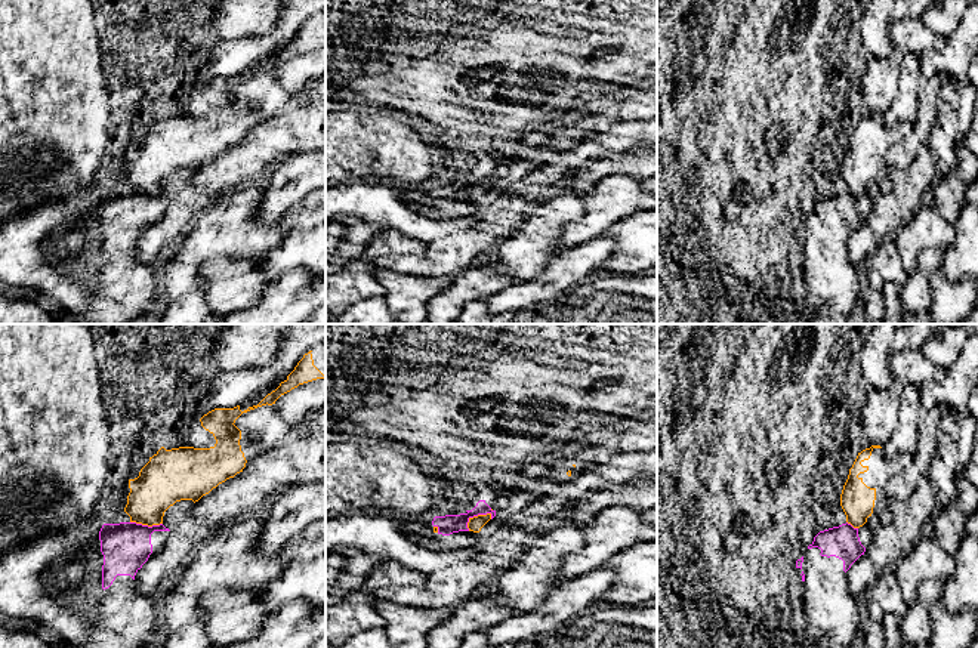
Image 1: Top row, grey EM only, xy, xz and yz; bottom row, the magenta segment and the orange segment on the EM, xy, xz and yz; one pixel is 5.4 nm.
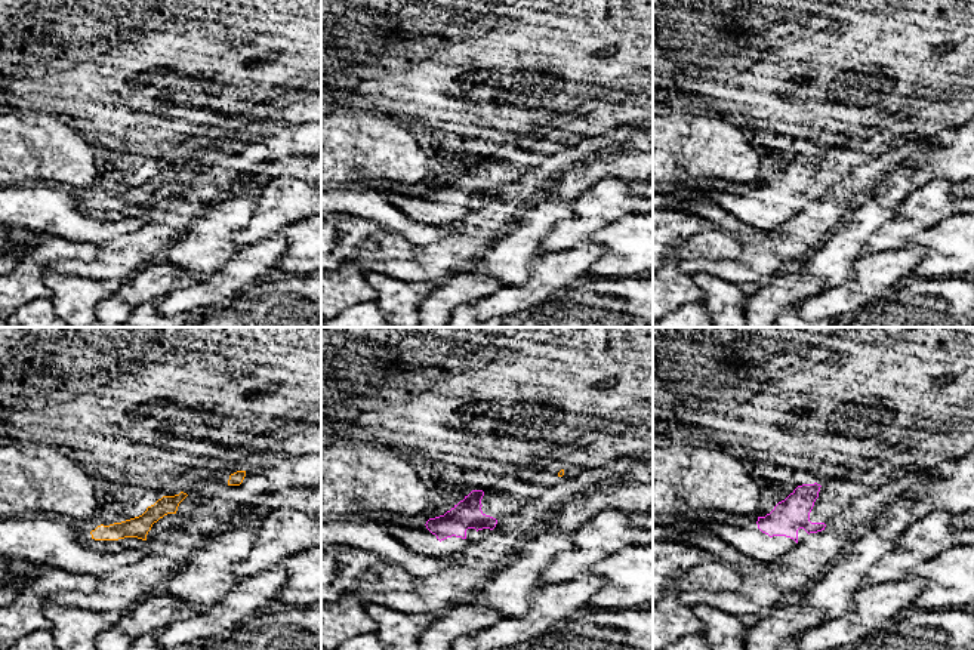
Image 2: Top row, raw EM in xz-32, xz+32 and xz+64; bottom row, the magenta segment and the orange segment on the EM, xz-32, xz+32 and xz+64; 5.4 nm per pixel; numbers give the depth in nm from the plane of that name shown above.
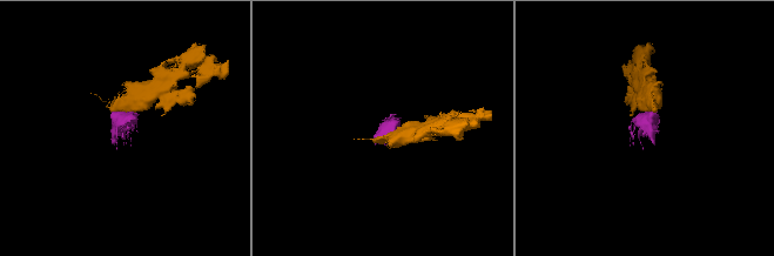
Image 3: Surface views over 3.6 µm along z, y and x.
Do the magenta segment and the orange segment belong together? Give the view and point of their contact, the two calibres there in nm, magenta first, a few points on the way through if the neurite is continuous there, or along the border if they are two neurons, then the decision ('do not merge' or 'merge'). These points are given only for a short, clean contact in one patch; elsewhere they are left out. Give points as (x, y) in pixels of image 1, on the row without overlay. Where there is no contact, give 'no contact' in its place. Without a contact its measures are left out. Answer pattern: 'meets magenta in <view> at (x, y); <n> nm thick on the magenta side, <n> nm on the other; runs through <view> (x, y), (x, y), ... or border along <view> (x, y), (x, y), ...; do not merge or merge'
meets magenta in xz at (475, 184); 110 nm thick on the magenta side, 80 nm on the other; border along xz (491, 178), (484, 184), (474, 184), (468, 191), (468, 198); do not merge

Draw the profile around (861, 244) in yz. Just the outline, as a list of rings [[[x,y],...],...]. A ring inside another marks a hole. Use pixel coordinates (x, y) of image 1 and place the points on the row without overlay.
[[[861,223],[846,240],[848,259],[863,277],[861,300],[864,324],[883,321],[883,286],[895,283],[903,286],[906,272],[894,238],[877,241],[867,223]]]

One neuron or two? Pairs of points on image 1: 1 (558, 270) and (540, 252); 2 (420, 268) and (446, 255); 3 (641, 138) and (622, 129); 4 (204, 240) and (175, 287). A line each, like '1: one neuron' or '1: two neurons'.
1: two neurons
2: one neuron
3: one neuron
4: one neuron

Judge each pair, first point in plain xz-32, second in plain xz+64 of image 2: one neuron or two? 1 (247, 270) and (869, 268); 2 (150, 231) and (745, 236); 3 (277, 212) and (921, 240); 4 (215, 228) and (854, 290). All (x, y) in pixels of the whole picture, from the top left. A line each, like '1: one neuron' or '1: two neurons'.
1: one neuron
2: two neurons
3: two neurons
4: two neurons

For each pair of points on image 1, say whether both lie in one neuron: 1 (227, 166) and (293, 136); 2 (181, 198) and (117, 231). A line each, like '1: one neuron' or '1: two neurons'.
1: one neuron
2: two neurons

